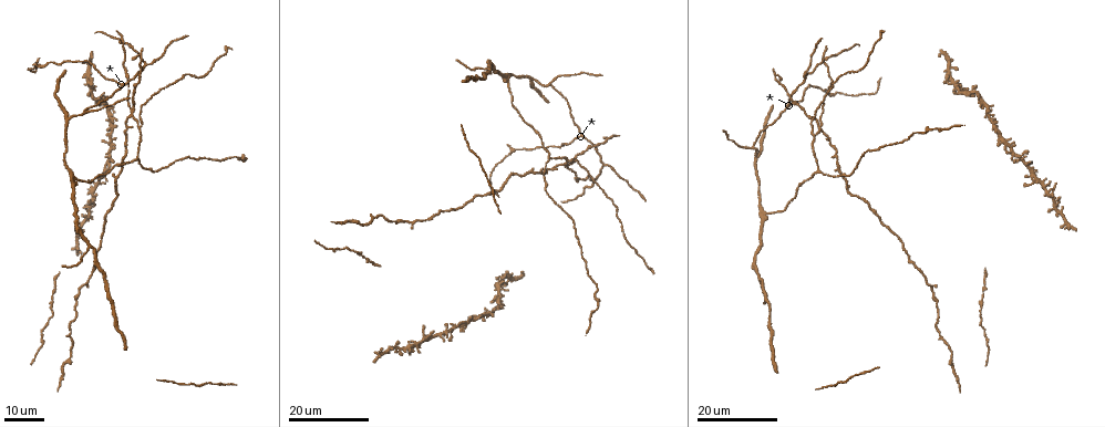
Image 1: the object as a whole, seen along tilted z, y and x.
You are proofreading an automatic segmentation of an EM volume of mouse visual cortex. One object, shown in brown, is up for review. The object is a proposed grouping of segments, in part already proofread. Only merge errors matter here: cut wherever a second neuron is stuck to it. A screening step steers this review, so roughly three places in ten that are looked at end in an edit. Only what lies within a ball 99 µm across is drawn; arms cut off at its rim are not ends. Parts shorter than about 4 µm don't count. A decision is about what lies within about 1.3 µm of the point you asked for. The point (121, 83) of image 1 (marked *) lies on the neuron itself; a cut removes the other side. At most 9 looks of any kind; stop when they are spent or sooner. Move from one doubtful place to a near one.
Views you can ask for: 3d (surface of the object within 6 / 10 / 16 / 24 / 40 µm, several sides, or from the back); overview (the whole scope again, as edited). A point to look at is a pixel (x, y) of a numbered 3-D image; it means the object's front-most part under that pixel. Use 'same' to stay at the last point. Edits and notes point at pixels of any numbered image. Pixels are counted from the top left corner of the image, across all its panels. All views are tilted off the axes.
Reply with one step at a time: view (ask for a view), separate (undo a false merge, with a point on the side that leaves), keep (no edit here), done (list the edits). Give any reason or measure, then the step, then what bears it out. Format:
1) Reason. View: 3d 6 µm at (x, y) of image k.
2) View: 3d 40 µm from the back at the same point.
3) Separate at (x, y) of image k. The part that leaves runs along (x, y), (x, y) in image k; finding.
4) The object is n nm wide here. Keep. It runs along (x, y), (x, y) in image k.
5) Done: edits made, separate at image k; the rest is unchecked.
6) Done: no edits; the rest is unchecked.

A fork. View: 3d 16 µm at (758, 279) of image 1.

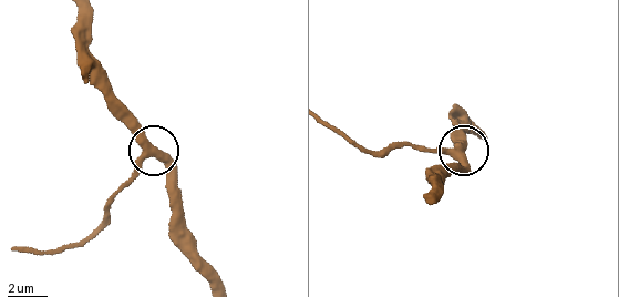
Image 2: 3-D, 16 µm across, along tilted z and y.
View: 3d 6 µm at (151, 151) of image 2.

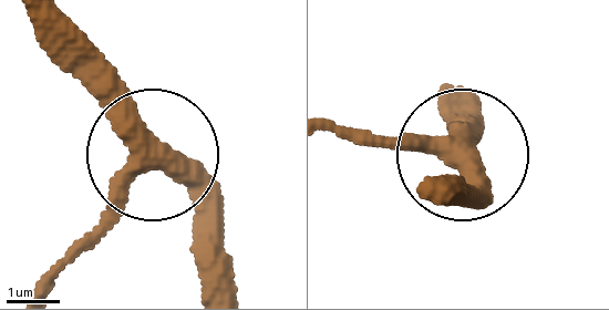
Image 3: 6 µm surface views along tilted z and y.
The object is 360 nm wide here. Keep. One neuron here.

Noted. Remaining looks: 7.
View: 3d 16 µm at (77, 180) of image 1.

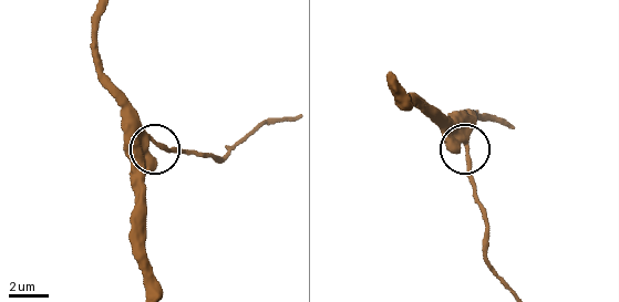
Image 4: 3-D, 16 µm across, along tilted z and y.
View: 3d 10 µm at (152, 136) of image 4.

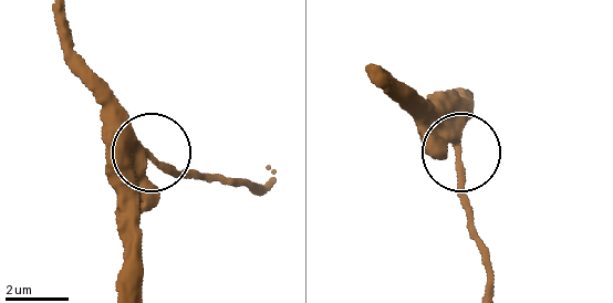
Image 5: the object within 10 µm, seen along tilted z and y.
Keep. All the same neuron.

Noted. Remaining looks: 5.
Three-way junction. View: 3d 24 µm at (816, 172) of image 1.

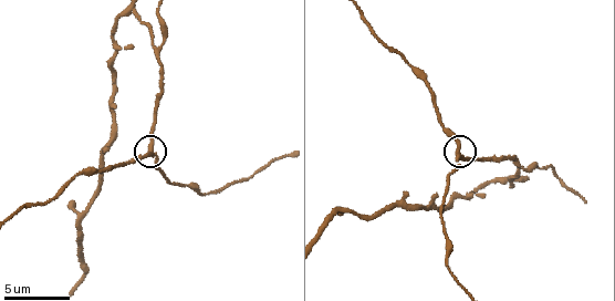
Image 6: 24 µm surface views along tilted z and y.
View: 3d 10 µm at (152, 152) of image 6.

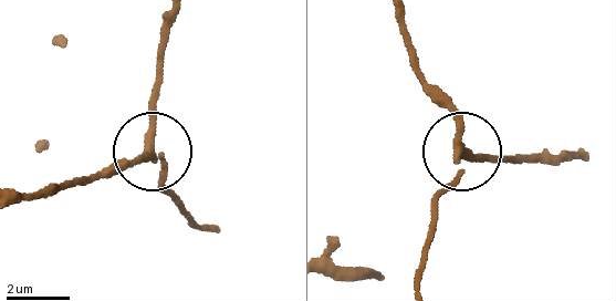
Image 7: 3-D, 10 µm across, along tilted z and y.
3 arms meet here. Keep. It runs along (399, 19), (420, 83), (452, 116), (462, 149), (431, 236) in image 7; continuous, no second neuron.

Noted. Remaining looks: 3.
Four arms meet. View: 3d 10 µm at (509, 181) of image 6.

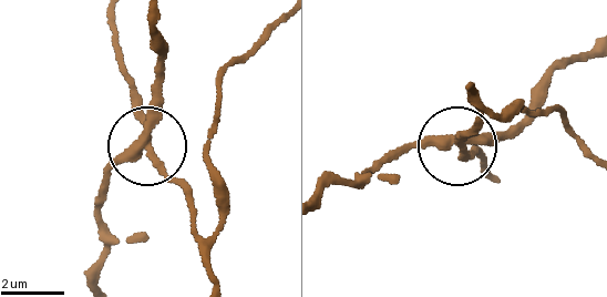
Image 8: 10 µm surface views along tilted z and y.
The side arm is 27 µm long; 4 arms meet here. Separate at (160, 93) of image 8. A second neuron is stuck on.

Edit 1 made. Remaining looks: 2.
Done: edits made, separate at image 8; the rest is unchecked.

